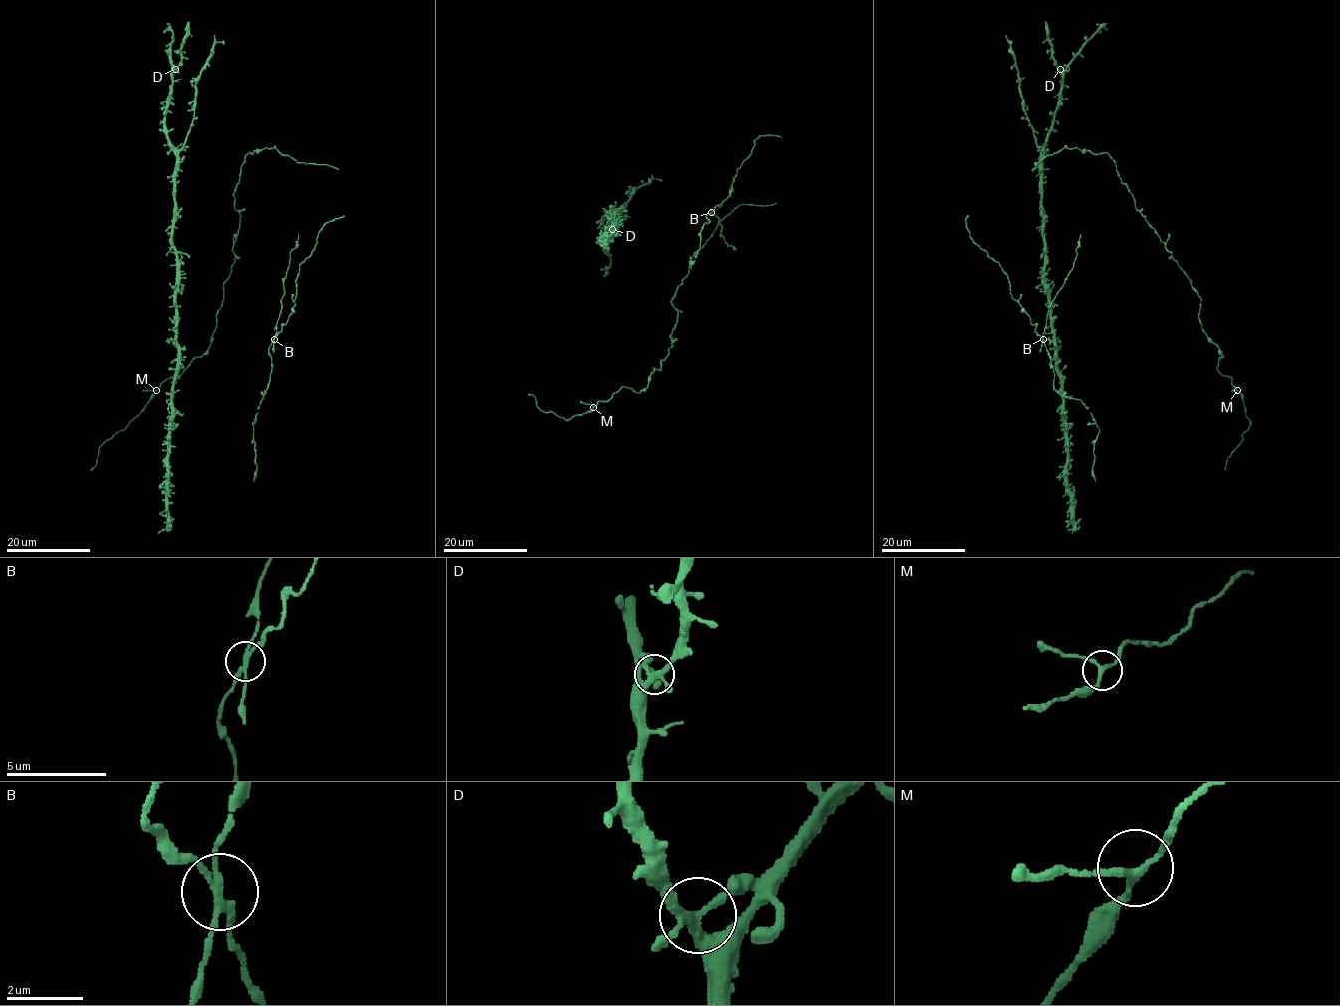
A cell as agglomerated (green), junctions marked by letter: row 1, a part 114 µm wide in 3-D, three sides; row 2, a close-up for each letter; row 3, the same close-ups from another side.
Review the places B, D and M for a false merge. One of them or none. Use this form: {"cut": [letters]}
{"cut": ["B"]}

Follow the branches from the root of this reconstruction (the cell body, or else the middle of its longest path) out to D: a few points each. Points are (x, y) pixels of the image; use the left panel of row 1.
D: (175, 184), (176, 153), (165, 127), (165, 110), (175, 69)

